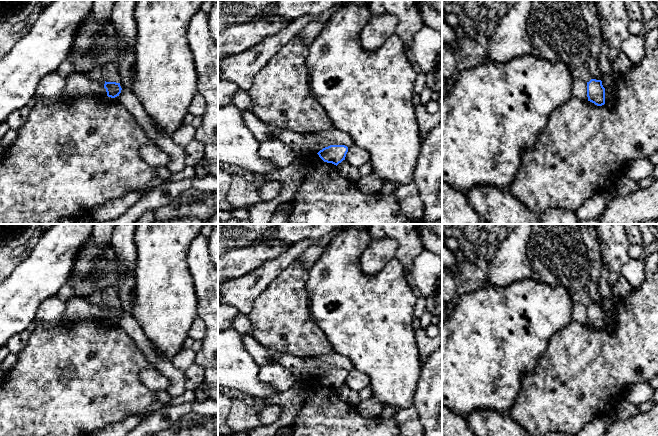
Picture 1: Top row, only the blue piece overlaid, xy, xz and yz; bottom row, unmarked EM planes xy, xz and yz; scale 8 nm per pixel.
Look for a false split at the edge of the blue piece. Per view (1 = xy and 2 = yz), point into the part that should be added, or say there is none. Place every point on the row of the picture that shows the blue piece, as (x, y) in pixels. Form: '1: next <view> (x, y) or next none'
1: next none
2: next none

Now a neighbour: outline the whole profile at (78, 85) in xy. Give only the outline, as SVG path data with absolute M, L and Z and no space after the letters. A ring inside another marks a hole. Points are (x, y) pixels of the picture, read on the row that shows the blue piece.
M75 72L67 76L65 82L64 99L107 97L107 92L104 88L105 81L102 79L91 80L83 73Z

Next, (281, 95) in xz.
M301 32L268 61L254 77L252 87L247 90L252 100L252 113L268 126L268 139L279 138L278 132L282 130L309 134L334 127L311 91L306 64L309 45L300 36Z

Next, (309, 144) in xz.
M335 127L309 134L282 130L278 132L278 137L290 146L298 156L314 155L330 145L345 145L347 147L355 145L354 140L348 133Z

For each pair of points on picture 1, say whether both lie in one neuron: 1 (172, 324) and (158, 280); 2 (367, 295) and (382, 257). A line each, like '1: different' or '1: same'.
1: same
2: different

